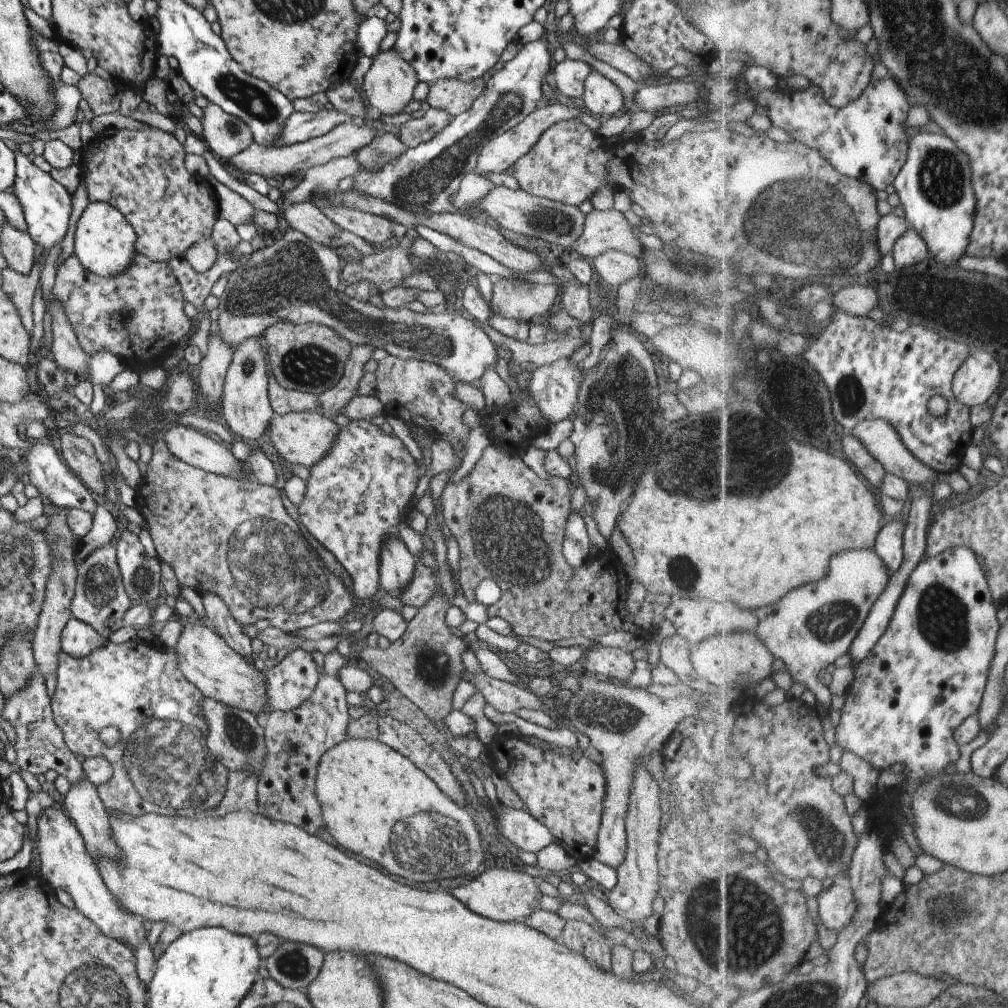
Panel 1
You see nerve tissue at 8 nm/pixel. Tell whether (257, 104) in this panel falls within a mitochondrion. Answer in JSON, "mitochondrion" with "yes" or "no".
{"mitochondrion":"yes"}

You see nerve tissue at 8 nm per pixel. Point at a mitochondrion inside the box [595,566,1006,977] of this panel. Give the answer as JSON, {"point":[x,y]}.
{"point":[735,923]}

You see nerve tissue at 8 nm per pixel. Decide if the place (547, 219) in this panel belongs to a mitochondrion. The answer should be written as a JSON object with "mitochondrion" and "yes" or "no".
{"mitochondrion":"yes"}

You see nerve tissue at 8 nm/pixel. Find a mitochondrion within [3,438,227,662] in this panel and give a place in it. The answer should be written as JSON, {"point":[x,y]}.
{"point":[101,585]}

